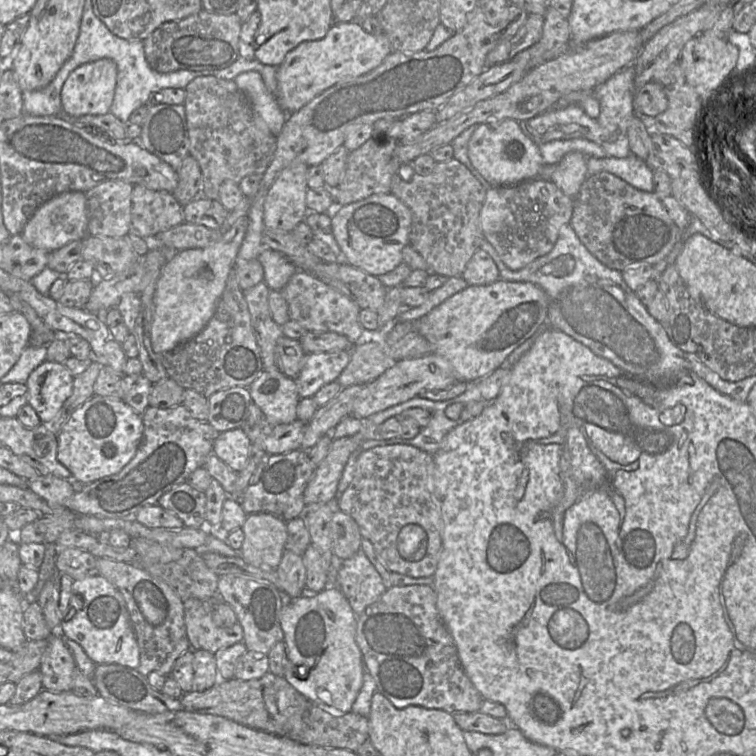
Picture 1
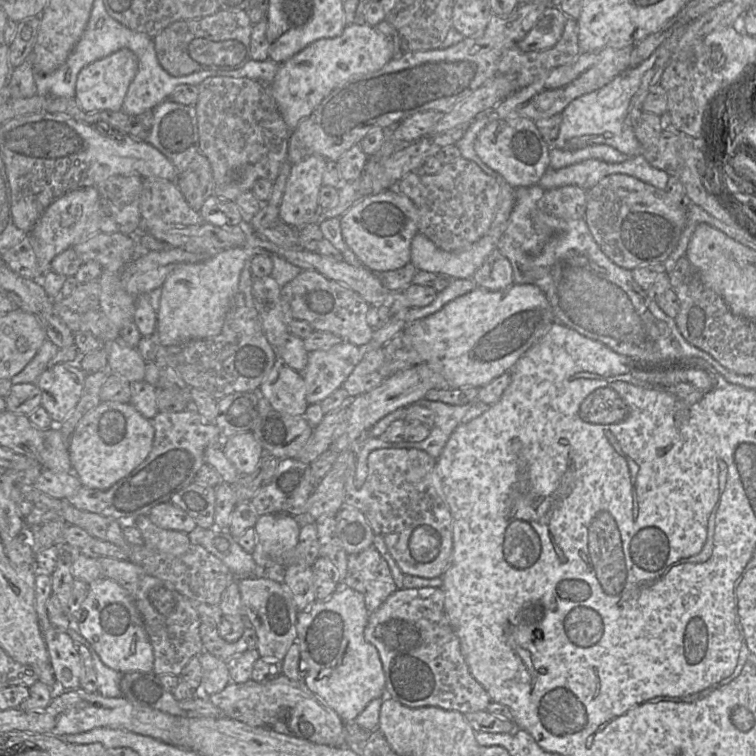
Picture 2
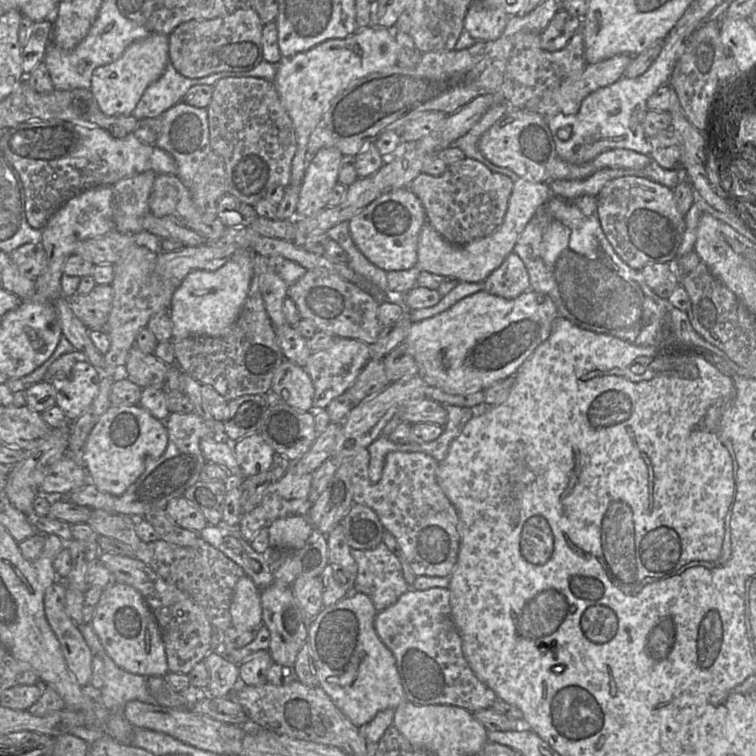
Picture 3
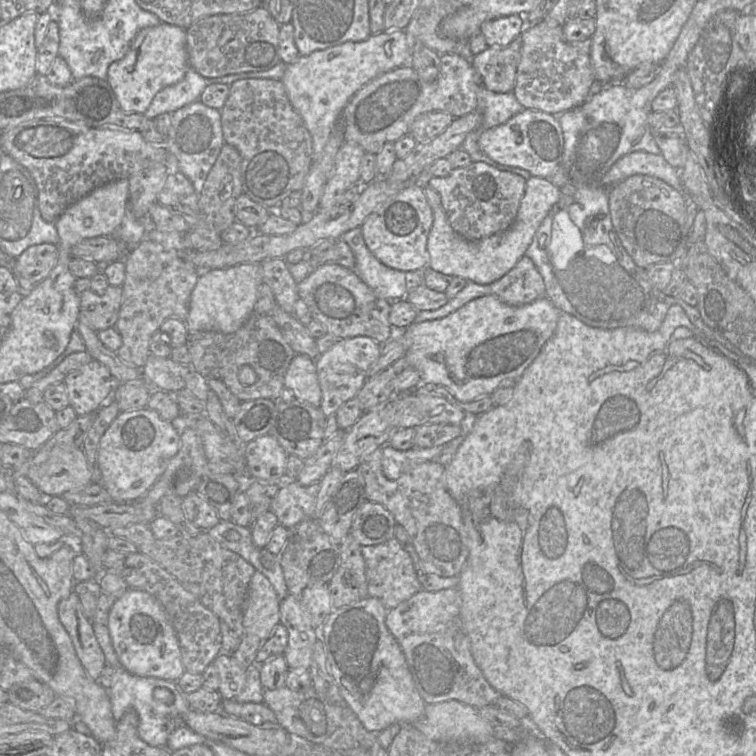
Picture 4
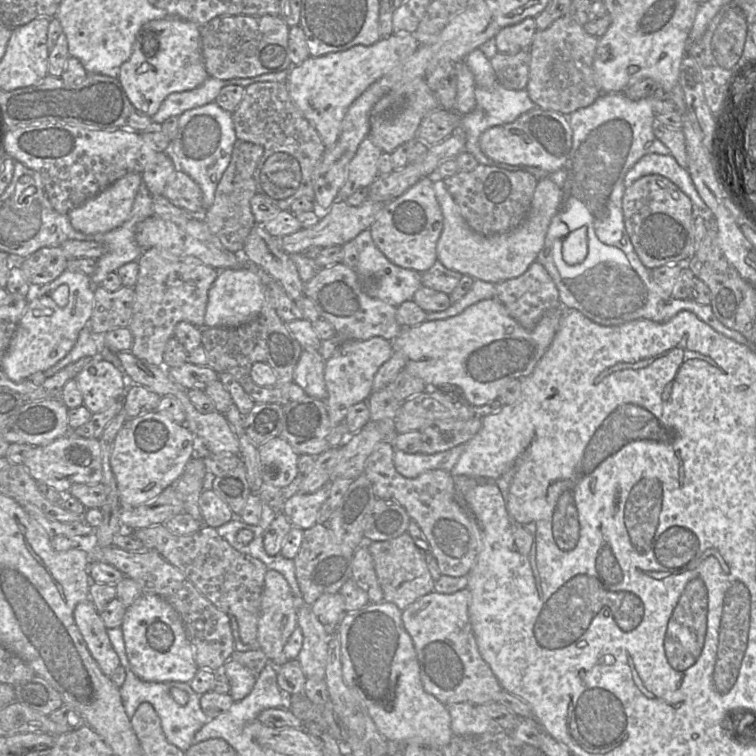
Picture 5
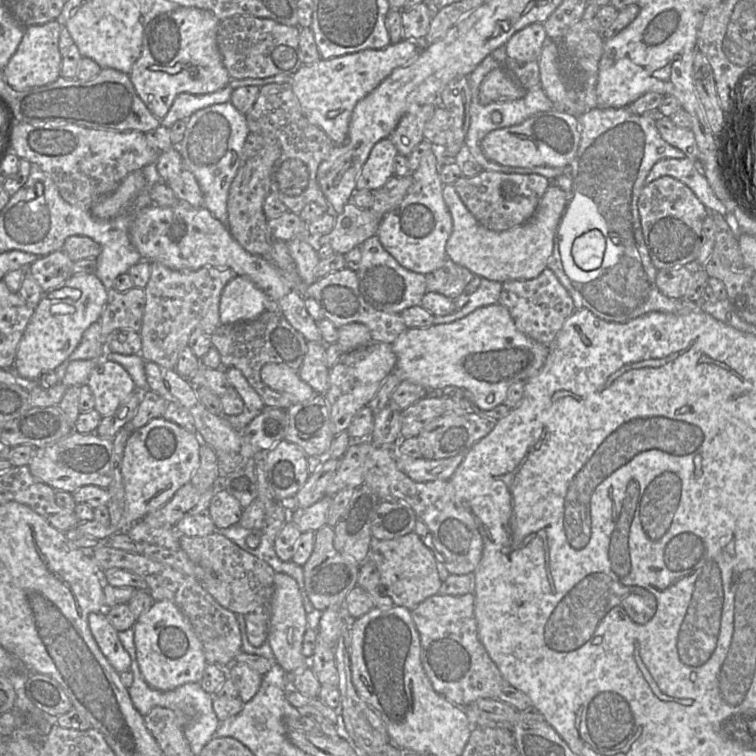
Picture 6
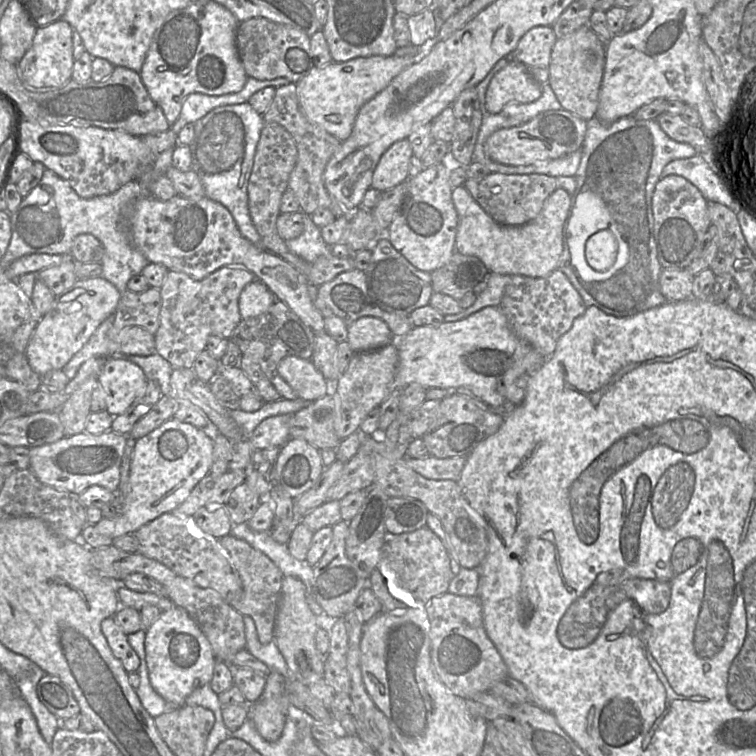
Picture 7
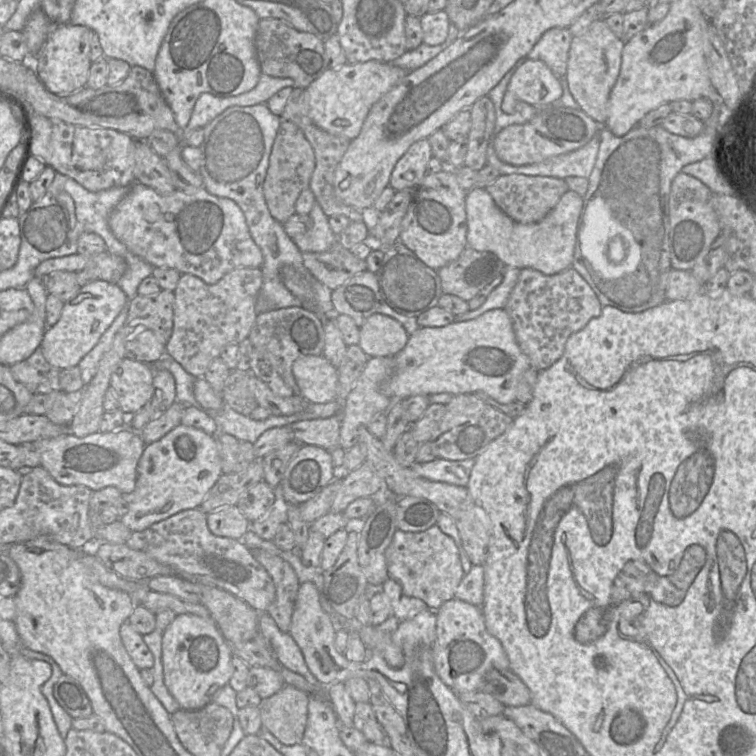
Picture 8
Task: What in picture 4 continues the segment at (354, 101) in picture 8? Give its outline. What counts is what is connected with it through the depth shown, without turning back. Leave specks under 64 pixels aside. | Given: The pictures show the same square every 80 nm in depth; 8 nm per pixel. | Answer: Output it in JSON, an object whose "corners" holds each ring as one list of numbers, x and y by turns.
{"corners":[[385,30,381,33,372,34,364,41,345,42,327,49,314,51,308,55,300,56,293,63,287,65,281,81,291,105,302,117,312,136,313,155,314,153,316,157,321,155,349,99,369,81,395,68,407,65,410,57,410,43,404,30]]}

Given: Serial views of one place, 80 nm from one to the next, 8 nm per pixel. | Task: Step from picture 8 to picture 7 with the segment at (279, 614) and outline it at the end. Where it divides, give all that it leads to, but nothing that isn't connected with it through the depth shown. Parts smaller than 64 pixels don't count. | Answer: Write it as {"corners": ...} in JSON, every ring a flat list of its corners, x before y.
{"corners":[[227,535,220,538,223,547,228,551,230,563,237,571,241,582,241,592,234,593,229,604,242,615,249,616,255,625,258,641,266,644,274,639,274,629,281,595,284,574,262,552,251,547,247,542,234,536]]}

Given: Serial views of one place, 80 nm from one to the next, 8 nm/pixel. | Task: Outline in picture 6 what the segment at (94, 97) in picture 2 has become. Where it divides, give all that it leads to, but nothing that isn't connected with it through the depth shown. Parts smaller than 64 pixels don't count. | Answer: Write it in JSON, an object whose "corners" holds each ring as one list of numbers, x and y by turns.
{"corners":[[178,7,159,15,146,25,141,53,129,77,138,96,159,120,167,114,180,93,213,93,231,81,217,45,219,22,208,10]]}

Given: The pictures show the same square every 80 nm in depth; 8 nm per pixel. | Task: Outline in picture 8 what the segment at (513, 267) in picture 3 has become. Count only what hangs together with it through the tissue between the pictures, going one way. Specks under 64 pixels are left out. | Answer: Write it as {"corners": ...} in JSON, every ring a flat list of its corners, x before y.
{"corners":[[524,268,520,270,517,283,509,295,504,310,512,321,517,343,528,357,531,367,542,371,552,366,562,356,565,344,572,334,601,315,602,304,587,281,573,268,550,276,531,268]]}

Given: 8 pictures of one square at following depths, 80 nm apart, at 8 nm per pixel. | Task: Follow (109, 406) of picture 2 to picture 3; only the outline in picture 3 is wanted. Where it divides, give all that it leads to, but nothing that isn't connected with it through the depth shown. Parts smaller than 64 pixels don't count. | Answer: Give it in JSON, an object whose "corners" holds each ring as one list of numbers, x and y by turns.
{"corners":[[112,405,98,420,89,433,82,451,82,467,88,475,88,483,100,491,120,496,142,474,152,460,163,454,168,444,168,433,164,422,155,418,139,405]]}

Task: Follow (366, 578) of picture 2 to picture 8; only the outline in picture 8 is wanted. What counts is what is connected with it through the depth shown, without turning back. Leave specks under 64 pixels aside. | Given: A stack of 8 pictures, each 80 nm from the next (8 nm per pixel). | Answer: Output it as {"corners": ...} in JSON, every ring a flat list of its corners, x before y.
{"corners":[[437,525,422,532,397,530,385,557,389,577,401,585,405,595,422,600,431,611,455,598,455,591,465,575,454,540]]}

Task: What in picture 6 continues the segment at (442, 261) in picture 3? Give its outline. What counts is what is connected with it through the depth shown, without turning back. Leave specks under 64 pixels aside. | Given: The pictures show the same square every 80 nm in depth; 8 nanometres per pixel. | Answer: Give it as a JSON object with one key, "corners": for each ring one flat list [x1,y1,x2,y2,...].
{"corners":[[551,183,529,221,516,228,496,232,485,228,475,219,453,185,443,185,442,196,453,223,446,243,447,258,469,269,475,276,500,283,534,279,547,268,547,261,554,250,557,227,569,205,569,194]]}

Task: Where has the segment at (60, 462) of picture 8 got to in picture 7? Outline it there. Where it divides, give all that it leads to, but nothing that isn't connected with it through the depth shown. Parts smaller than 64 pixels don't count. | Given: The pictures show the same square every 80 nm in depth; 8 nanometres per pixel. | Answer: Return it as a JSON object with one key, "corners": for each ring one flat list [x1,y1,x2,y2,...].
{"corners":[[111,430,101,434,81,432,65,436,53,443,31,449,30,469,43,484,59,491,82,493,90,486,98,485,116,492,120,482,120,465,128,435]]}

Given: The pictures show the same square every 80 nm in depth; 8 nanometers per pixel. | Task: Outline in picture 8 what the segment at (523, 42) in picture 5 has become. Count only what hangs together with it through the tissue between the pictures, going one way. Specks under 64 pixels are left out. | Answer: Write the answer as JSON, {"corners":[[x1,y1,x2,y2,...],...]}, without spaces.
{"corners":[[567,28,547,30,527,58,544,62,558,78,565,78,573,35]]}

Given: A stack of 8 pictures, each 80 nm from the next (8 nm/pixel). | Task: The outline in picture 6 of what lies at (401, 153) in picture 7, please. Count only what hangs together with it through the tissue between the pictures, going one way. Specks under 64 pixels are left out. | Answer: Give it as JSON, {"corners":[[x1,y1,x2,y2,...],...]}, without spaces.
{"corners":[[389,138,377,142,363,165,357,179,356,190,376,190,394,176,397,149]]}

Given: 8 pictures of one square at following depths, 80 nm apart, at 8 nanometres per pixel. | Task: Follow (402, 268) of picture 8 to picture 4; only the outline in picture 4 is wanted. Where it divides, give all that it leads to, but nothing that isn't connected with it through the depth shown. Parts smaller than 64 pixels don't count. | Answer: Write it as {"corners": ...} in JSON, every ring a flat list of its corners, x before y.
{"corners":[[360,227,345,232,340,240,346,242,353,251,355,256,355,266,353,270,377,296,390,302,405,299,408,293,406,272,392,269,379,261,366,246]]}

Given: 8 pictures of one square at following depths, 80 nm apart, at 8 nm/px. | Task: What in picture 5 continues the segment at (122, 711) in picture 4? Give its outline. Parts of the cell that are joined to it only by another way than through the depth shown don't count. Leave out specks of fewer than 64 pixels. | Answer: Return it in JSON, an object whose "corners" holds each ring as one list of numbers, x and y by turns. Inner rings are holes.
{"corners":[[109,628,107,629,107,634,111,645,115,652,117,653,120,660,120,667,123,667,126,673,126,678,121,687,119,687,120,696,122,700,123,707,126,714,131,718,131,716,136,711,137,707,141,703,149,703,161,721,161,727,167,741,179,748,182,751,186,751,190,746,192,746,193,738,195,734,205,725,210,719,204,714,200,707,200,697,201,695,195,693,188,683,184,682,146,682,141,680,136,676,129,665,129,661,125,652,125,645,123,634,120,628],[171,688,180,689,186,695,185,705,177,703,170,694]]}

